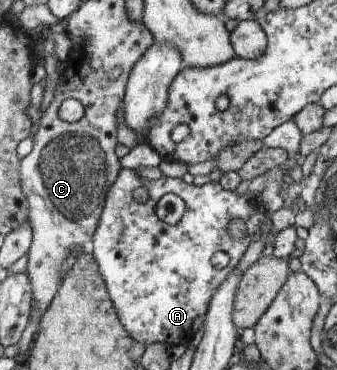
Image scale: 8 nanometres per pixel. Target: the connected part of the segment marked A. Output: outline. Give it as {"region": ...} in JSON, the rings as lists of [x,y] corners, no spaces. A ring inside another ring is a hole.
{"region":[[[123,168],[105,200],[104,215],[97,225],[97,231],[94,232],[89,253],[97,262],[114,309],[117,310],[117,316],[130,336],[145,346],[164,343],[170,348],[190,343],[205,323],[213,295],[232,268],[239,264],[249,244],[254,241],[254,236],[261,232],[260,221],[263,218],[264,211],[261,211],[247,195],[239,196],[236,191],[226,191],[218,182],[211,181],[198,187],[186,184],[182,179],[165,176],[159,180],[148,180],[134,170]],[[143,186],[148,188],[150,199],[140,204],[133,198],[132,192]],[[167,193],[177,195],[185,203],[184,215],[176,225],[165,224],[155,214],[157,203]],[[235,219],[244,222],[244,237],[233,238],[229,234],[230,222]],[[216,252],[224,252],[230,257],[229,264],[224,268],[216,268],[212,264],[212,256]]]}

